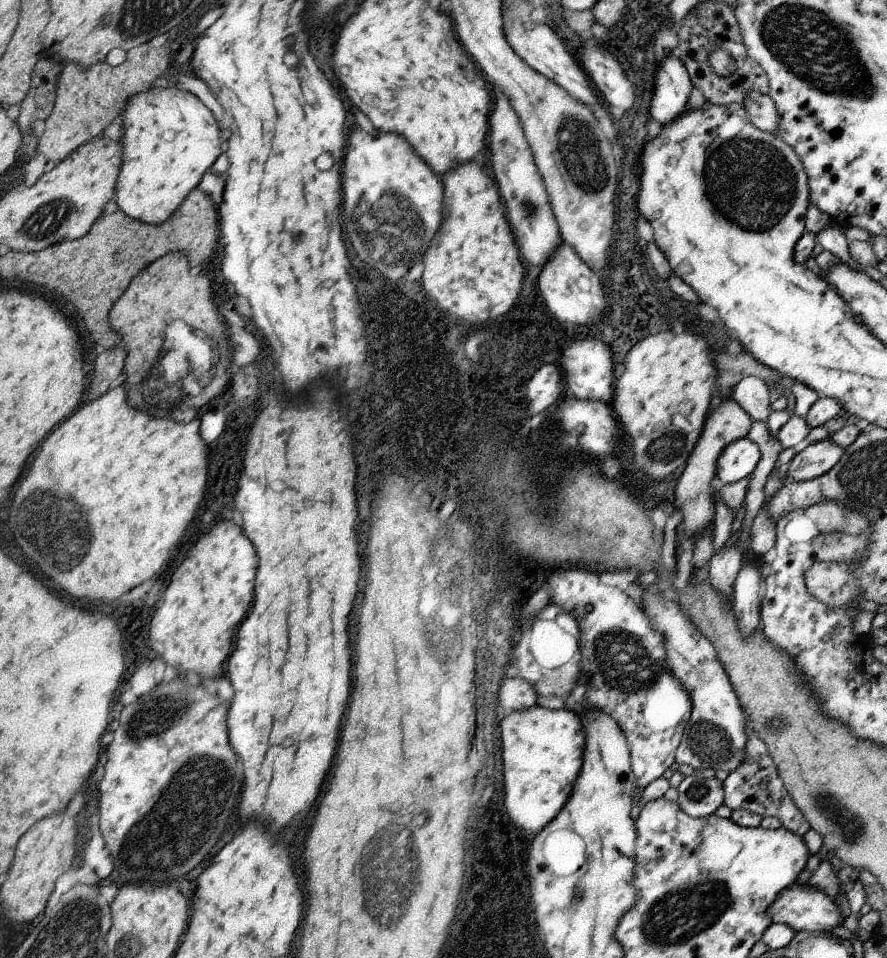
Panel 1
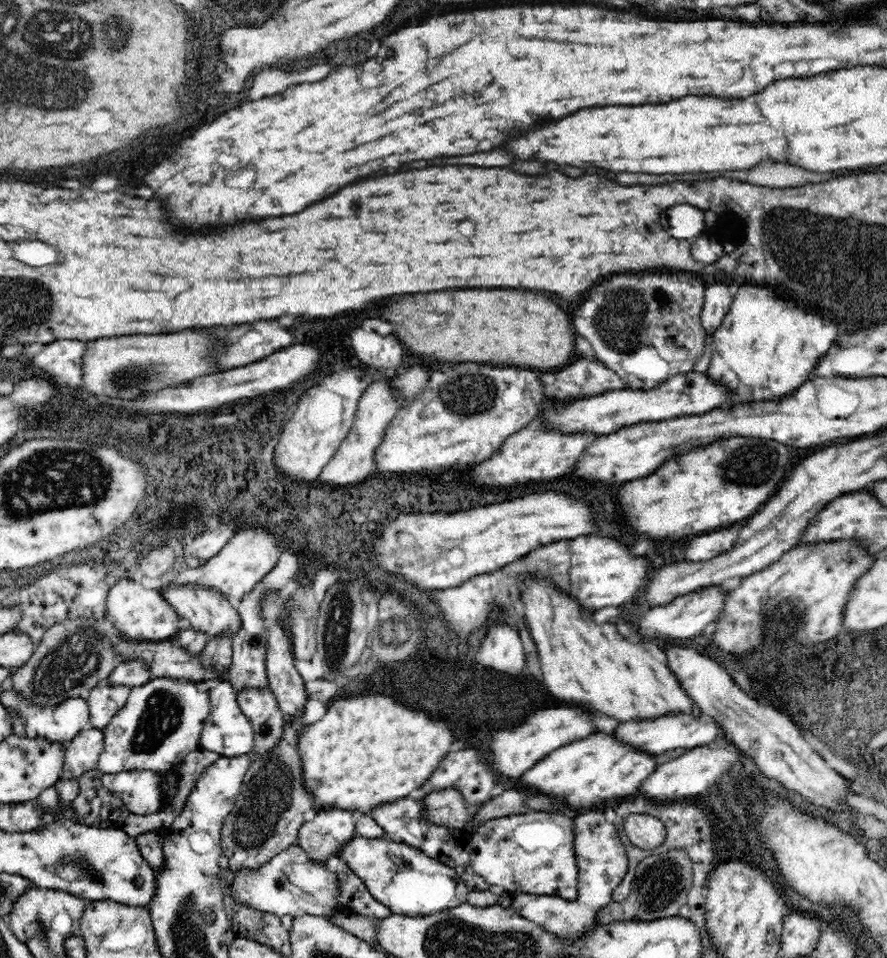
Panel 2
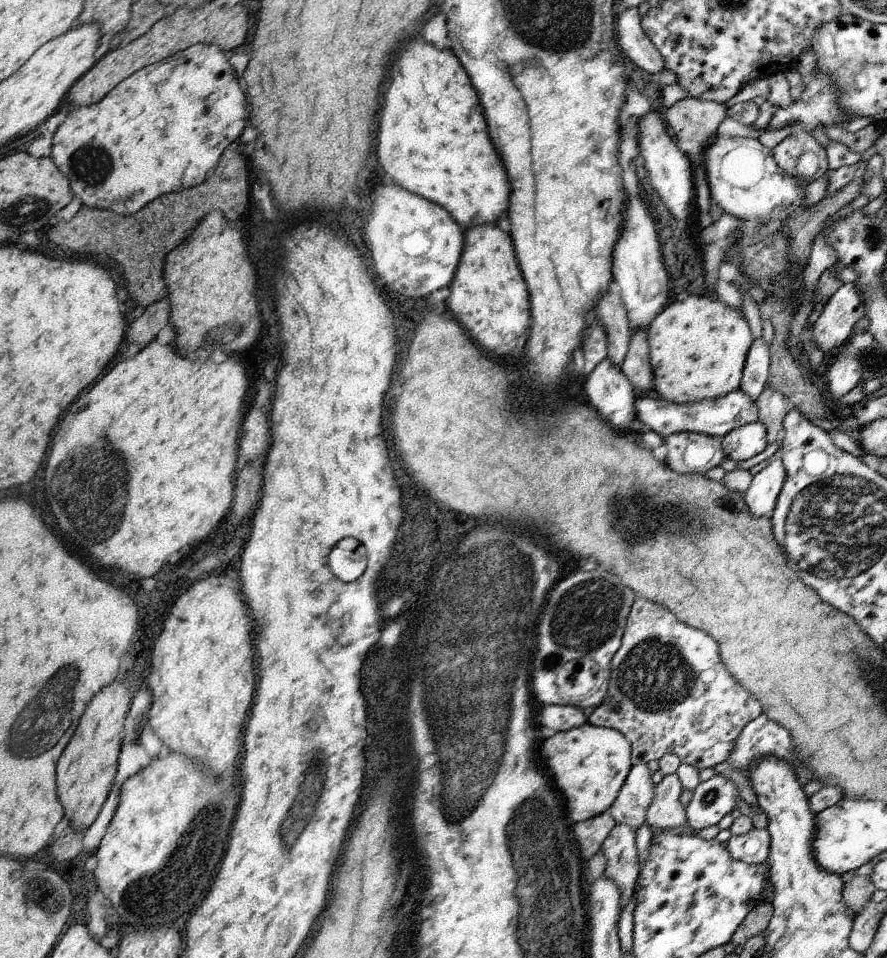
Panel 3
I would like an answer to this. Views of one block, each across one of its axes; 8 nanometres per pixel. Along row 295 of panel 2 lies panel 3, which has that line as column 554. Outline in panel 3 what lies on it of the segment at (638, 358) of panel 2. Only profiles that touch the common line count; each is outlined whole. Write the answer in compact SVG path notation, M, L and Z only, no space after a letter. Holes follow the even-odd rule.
M605 570L573 572L553 588L545 616L537 624L537 656L533 656L533 692L543 706L575 706L579 710L597 708L609 692L611 660L621 648L623 626L633 602L633 592L615 574Z

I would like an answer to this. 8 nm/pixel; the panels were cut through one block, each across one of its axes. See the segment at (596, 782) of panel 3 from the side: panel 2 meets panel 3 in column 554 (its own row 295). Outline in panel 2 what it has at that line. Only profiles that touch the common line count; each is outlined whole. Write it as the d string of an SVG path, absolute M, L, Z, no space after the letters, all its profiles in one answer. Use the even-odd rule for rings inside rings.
M738 286L734 288L734 300L724 316L724 322L714 332L714 344L712 344L712 360L710 368L706 370L708 380L714 384L724 386L730 396L722 404L722 408L734 408L740 404L756 404L756 400L780 400L804 384L808 380L808 372L814 370L814 366L820 364L820 360L830 352L832 344L840 336L836 332L836 324L832 320L824 318L822 314L814 310L804 310L796 306L792 300L782 300L786 296L776 296L772 288L762 286Z

